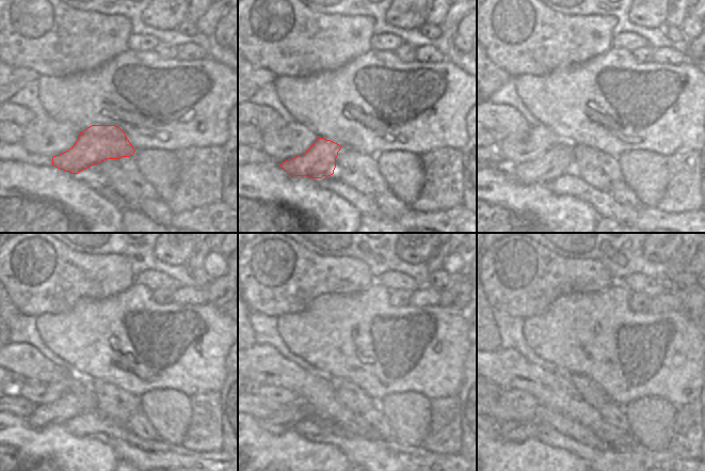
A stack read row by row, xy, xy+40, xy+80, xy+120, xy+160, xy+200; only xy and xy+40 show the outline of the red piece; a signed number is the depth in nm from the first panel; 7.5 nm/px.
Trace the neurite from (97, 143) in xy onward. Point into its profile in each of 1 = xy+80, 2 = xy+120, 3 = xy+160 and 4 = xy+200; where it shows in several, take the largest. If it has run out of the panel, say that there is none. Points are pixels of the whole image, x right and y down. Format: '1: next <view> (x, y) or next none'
1: next xy+80 (559, 159)
2: next xy+120 (68, 406)
3: next xy+160 (287, 415)
4: next xy+200 (516, 432)

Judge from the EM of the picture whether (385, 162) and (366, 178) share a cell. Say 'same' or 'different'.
different

